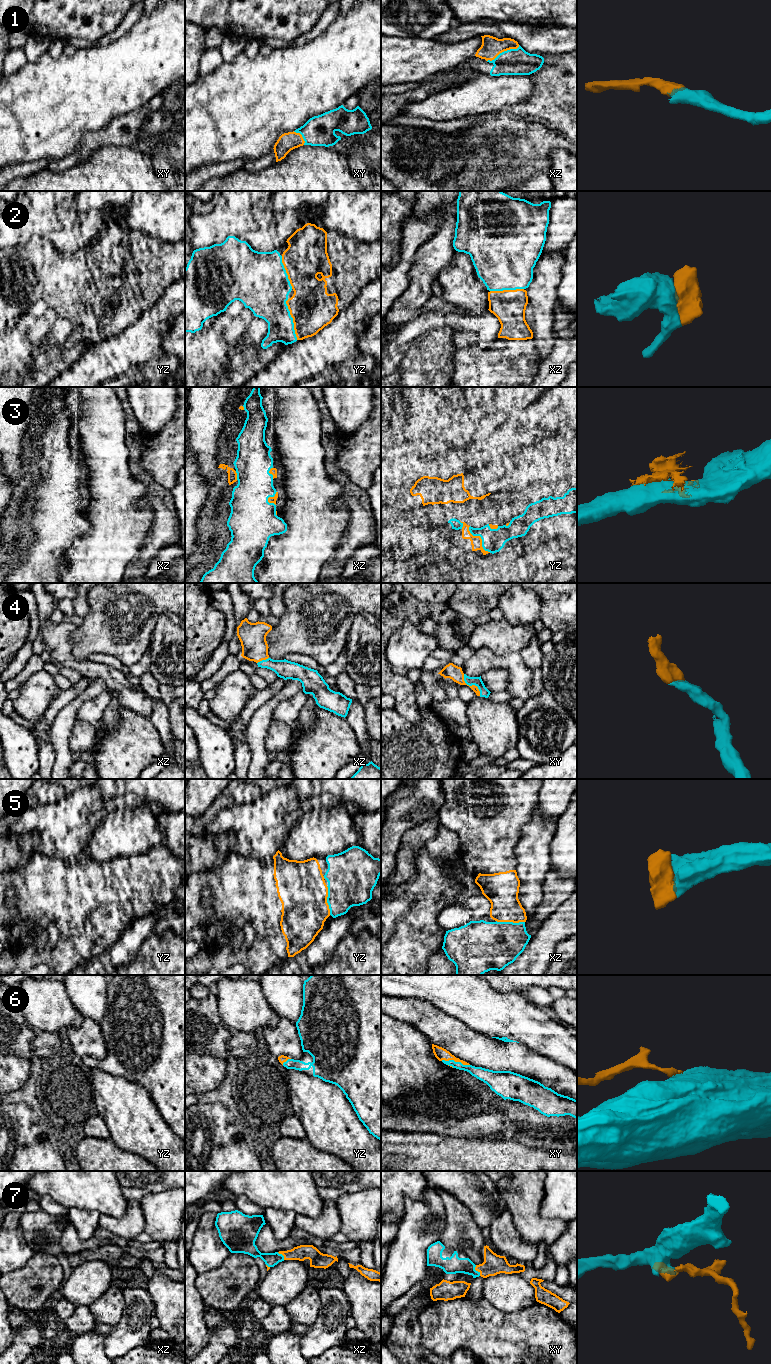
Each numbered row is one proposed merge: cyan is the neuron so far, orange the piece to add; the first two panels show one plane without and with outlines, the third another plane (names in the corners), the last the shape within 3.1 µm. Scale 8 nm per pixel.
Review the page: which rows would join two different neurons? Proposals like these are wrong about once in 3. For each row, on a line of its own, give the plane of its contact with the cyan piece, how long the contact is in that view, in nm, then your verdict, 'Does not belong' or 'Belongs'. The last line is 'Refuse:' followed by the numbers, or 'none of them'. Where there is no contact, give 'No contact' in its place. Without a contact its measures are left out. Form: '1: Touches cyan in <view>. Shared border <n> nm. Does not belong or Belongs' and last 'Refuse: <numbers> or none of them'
1: Touches cyan in xz. Shared border 300 nm. Belongs
2: Touches cyan in yz. Shared border 340 nm. Belongs
3: Touches cyan in yz. Shared border 280 nm. Belongs
4: Touches cyan in xy. Shared border 220 nm. Belongs
5: Touches cyan in yz. Shared border 240 nm. Belongs
6: Touches cyan in xy. Shared border 240 nm. Belongs
7: Touches cyan in xy. Shared border 100 nm. Belongs
Refuse: none of them

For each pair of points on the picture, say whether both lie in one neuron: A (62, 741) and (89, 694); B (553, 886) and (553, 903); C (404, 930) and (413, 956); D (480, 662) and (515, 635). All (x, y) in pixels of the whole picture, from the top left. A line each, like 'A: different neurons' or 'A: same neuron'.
A: same neuron
B: same neuron
C: same neuron
D: different neurons

